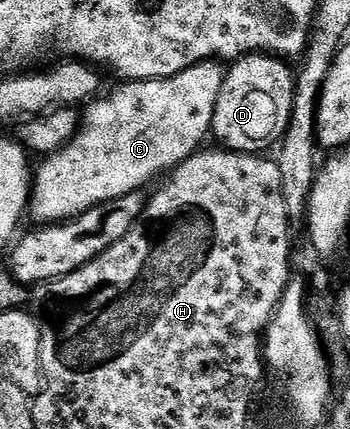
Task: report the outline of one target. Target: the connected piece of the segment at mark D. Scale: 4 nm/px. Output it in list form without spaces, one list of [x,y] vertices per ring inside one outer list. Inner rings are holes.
[[[257,53],[244,55],[227,68],[222,81],[222,93],[218,93],[218,105],[214,105],[214,121],[210,132],[211,138],[219,146],[229,151],[264,153],[269,150],[267,147],[275,148],[283,139],[284,130],[288,127],[294,109],[296,92],[296,76],[293,68],[288,68],[284,63],[287,62],[283,58],[267,53]]]

